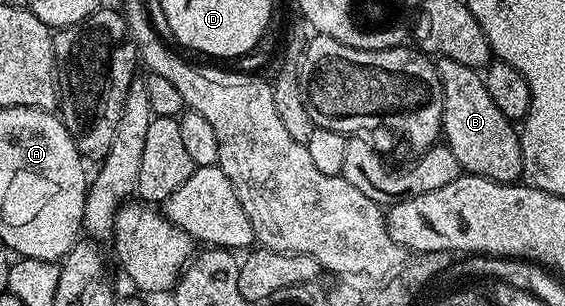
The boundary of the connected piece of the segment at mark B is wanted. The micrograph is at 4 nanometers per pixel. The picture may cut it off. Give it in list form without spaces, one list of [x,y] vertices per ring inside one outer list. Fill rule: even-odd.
[[[437,58],[439,84],[443,84],[443,124],[441,132],[444,145],[459,160],[466,174],[478,174],[492,182],[516,183],[522,177],[523,152],[518,127],[499,112],[485,87],[485,79],[467,64]]]

